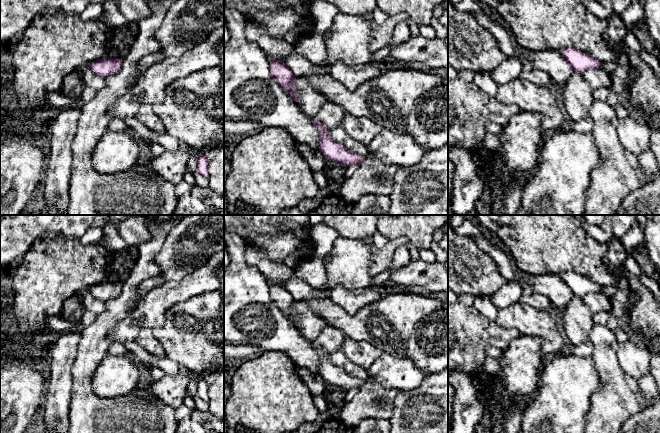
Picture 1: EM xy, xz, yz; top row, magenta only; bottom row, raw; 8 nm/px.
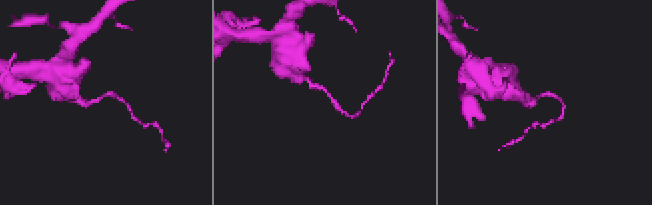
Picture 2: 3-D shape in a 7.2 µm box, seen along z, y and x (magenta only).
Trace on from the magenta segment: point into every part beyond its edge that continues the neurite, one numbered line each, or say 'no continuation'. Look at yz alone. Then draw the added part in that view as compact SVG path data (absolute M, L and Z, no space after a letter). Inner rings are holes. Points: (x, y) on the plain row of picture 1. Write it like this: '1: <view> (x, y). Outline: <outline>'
no continuation

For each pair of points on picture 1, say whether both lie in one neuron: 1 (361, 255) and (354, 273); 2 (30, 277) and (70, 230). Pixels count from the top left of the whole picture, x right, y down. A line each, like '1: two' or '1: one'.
1: one
2: two

